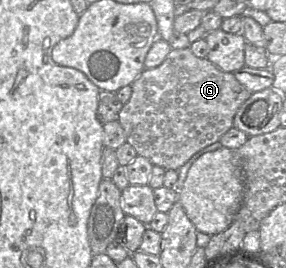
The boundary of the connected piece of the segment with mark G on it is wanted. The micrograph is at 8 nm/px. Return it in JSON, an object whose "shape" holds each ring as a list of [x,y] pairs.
{"shape":[[[190,47],[183,49],[171,49],[165,60],[159,66],[151,69],[144,69],[143,72],[134,80],[131,87],[131,97],[129,101],[123,105],[118,118],[118,122],[123,128],[126,142],[135,149],[137,155],[148,159],[153,165],[163,167],[165,170],[178,170],[198,151],[215,142],[218,142],[220,138],[233,127],[235,114],[241,105],[250,97],[252,93],[255,93],[250,92],[246,87],[244,87],[235,78],[233,72],[225,72],[207,58],[199,58],[195,56]]]}

